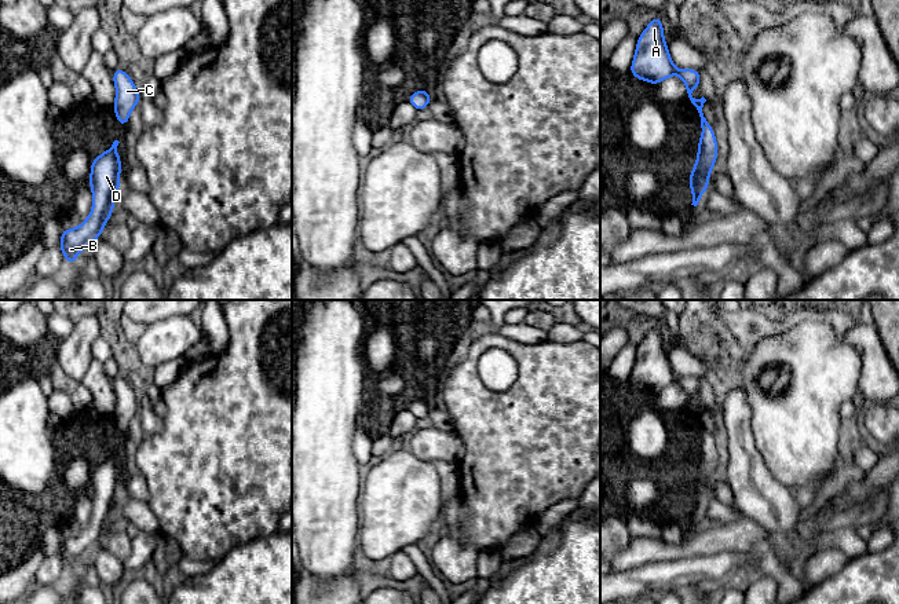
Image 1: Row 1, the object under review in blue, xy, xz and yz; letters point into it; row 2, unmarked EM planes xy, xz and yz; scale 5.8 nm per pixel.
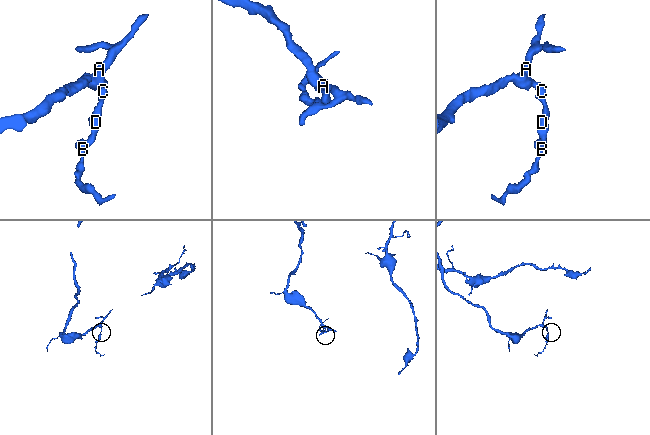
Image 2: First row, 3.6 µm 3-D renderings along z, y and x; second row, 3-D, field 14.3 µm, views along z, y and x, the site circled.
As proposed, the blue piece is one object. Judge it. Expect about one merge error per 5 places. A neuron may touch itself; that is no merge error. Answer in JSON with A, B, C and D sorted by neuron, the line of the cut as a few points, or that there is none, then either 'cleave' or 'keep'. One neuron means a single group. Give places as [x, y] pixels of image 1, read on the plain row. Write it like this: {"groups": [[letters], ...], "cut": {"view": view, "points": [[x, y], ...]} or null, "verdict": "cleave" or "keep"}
{"groups": [["A", "B", "C", "D"]], "cut": null, "verdict": "keep"}

